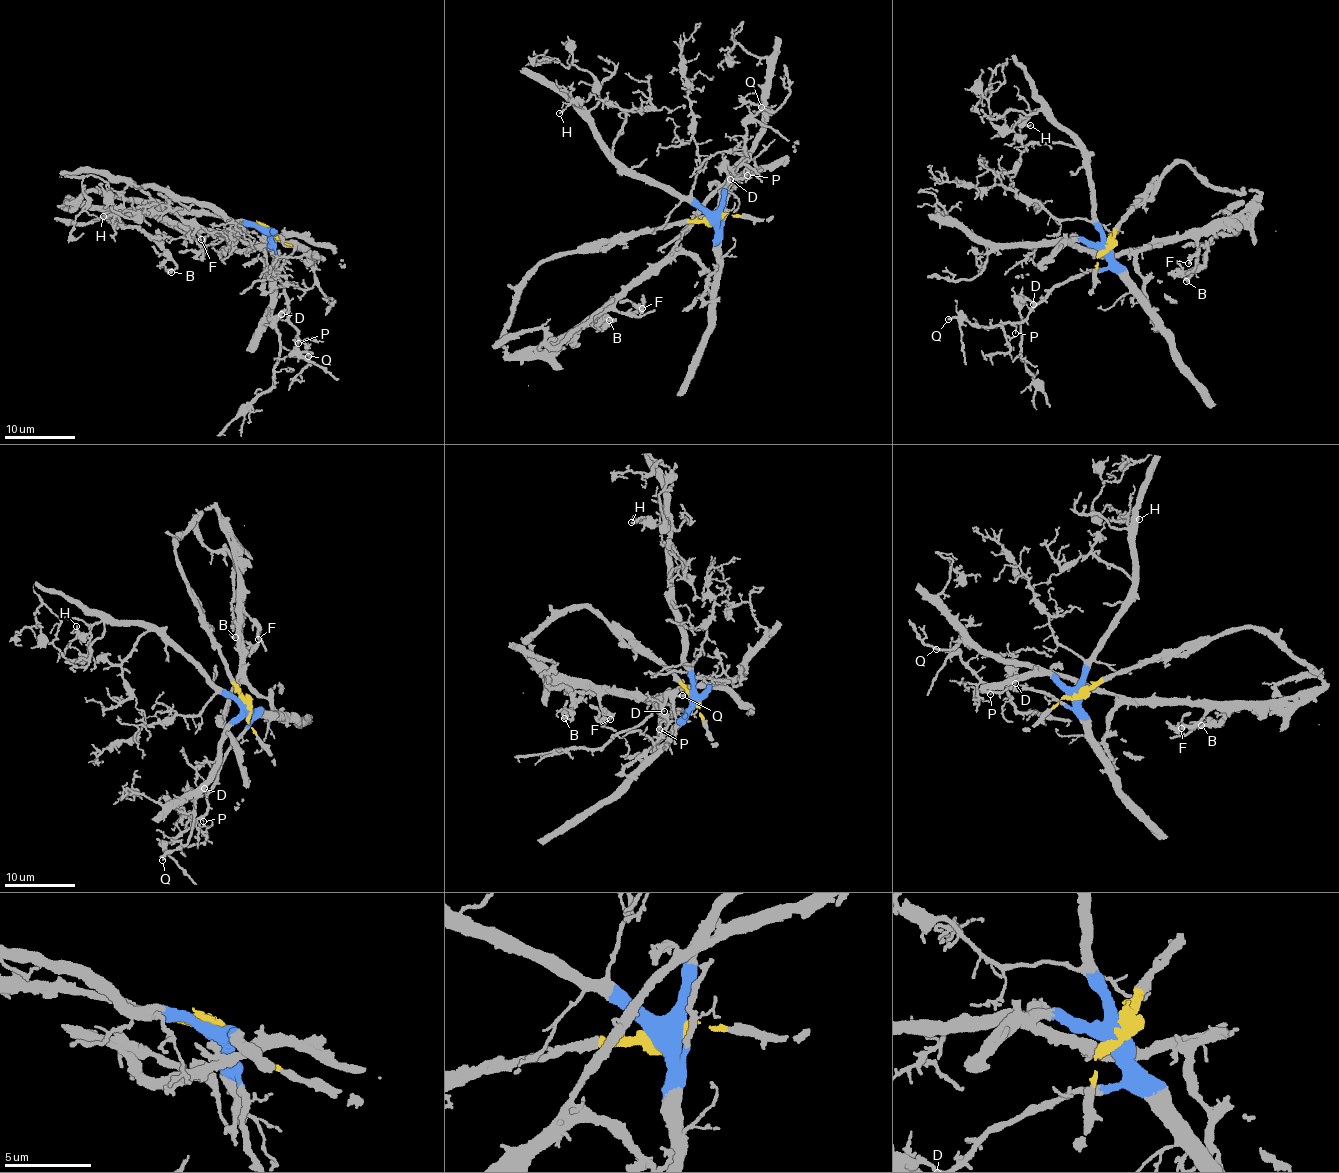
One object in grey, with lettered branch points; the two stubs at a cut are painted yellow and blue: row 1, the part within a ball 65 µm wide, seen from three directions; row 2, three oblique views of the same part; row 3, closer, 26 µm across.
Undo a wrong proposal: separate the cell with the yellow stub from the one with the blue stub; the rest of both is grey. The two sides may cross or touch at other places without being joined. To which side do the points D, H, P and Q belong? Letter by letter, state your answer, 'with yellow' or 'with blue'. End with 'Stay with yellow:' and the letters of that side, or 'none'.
D: with blue
H: with blue
P: with blue
Q: with blue
Stay with yellow: none

